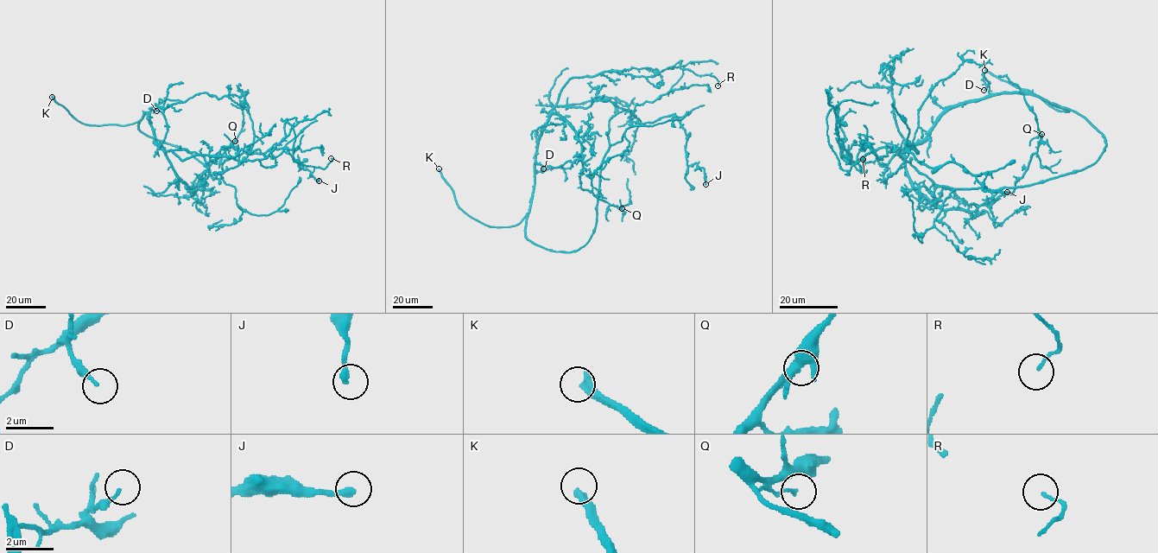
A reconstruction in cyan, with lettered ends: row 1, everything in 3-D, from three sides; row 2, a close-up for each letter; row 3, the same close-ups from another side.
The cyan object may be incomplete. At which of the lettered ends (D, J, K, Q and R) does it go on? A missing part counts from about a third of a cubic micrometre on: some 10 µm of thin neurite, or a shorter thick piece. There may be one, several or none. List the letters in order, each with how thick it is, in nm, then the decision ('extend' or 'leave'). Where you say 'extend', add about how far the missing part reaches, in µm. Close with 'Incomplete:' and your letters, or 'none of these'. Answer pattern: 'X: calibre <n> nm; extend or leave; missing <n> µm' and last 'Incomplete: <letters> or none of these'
D: calibre 150 nm; leave
J: calibre 280 nm; leave
K: calibre 400 nm; extend; missing 15 µm
Q: calibre 120 nm; leave
R: calibre 120 nm; leave
Incomplete: K

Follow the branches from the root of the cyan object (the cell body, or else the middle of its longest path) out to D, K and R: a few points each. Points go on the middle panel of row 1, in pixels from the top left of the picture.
D: (632, 111), (635, 123), (609, 100), (555, 106), (537, 145), (534, 172), (543, 168)
K: (632, 111), (609, 120), (596, 225), (577, 251), (532, 243), (526, 215), (505, 227), (471, 218), (439, 168)
R: (632, 111), (635, 123), (609, 100), (556, 103), (572, 78), (612, 70), (654, 76), (680, 60), (718, 85)

